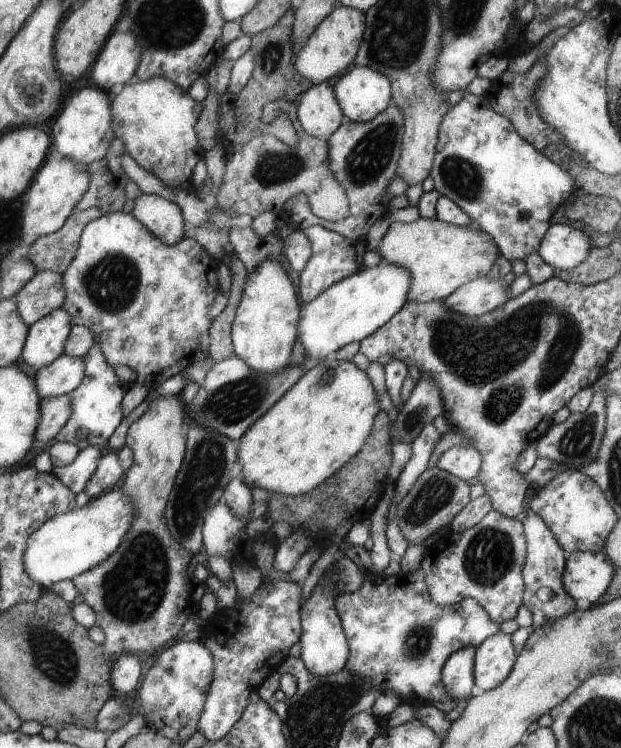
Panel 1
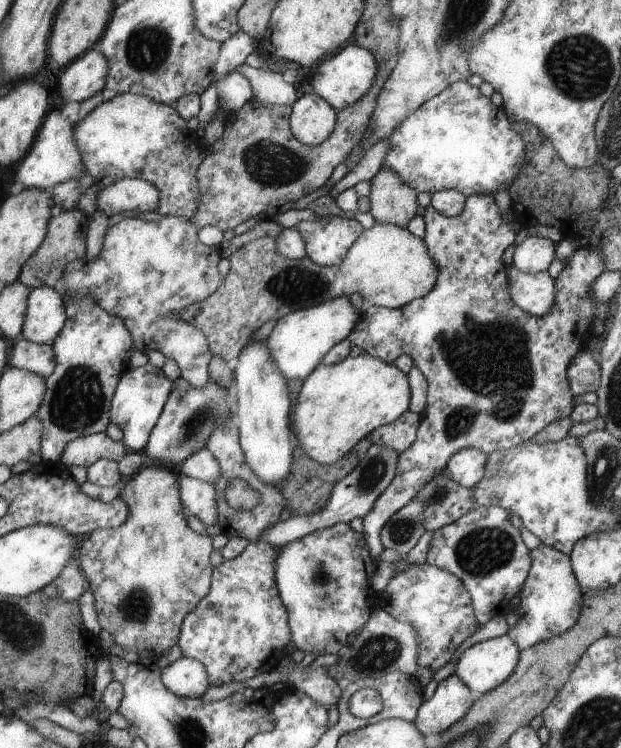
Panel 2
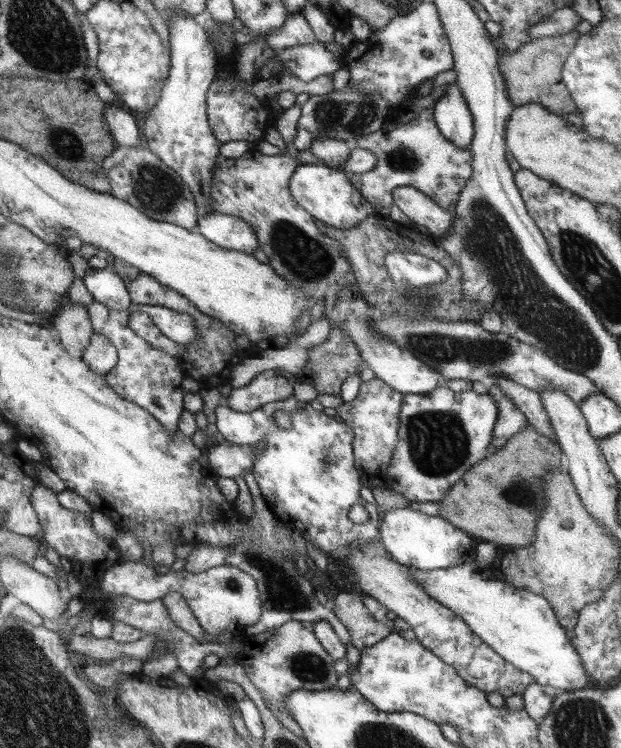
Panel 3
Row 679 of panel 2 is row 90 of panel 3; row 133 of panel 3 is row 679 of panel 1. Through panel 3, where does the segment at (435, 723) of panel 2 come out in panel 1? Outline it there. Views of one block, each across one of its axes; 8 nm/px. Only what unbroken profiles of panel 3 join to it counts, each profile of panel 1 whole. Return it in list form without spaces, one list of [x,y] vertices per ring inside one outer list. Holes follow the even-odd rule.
[[[462,648],[443,667],[444,688],[460,702],[460,708],[465,708],[467,701],[477,692],[474,676],[475,648]]]

